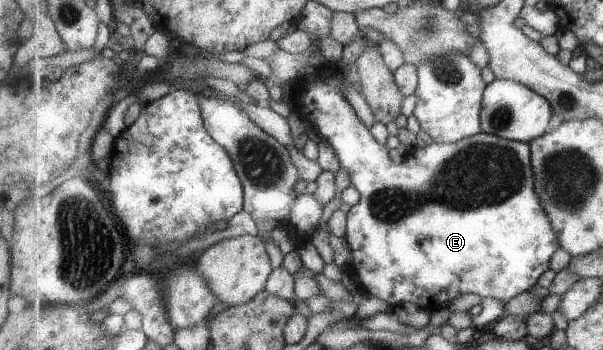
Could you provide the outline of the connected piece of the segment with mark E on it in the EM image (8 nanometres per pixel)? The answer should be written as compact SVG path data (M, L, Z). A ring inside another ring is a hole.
M332 65L325 71L314 77L310 83L302 79L296 80L296 97L294 97L294 110L306 121L309 126L314 127L317 133L326 141L336 153L340 167L348 169L353 187L359 192L360 199L356 205L347 212L346 229L344 237L351 249L352 260L348 265L347 273L358 279L359 287L363 289L365 296L373 295L382 299L390 306L399 306L402 303L415 303L429 311L445 308L460 295L475 293L483 299L494 297L510 301L516 295L528 291L538 283L538 279L550 269L550 259L552 255L562 247L559 234L556 233L552 219L548 217L547 210L544 209L543 202L540 201L539 194L536 193L536 173L533 167L533 153L530 142L517 142L507 140L503 137L480 132L472 137L467 137L456 143L432 142L424 148L415 147L407 153L401 163L396 163L390 157L390 149L386 144L378 143L374 135L370 133L370 128L364 120L356 113L352 103L344 97L342 93L342 83L346 83L346 77L338 65Z

